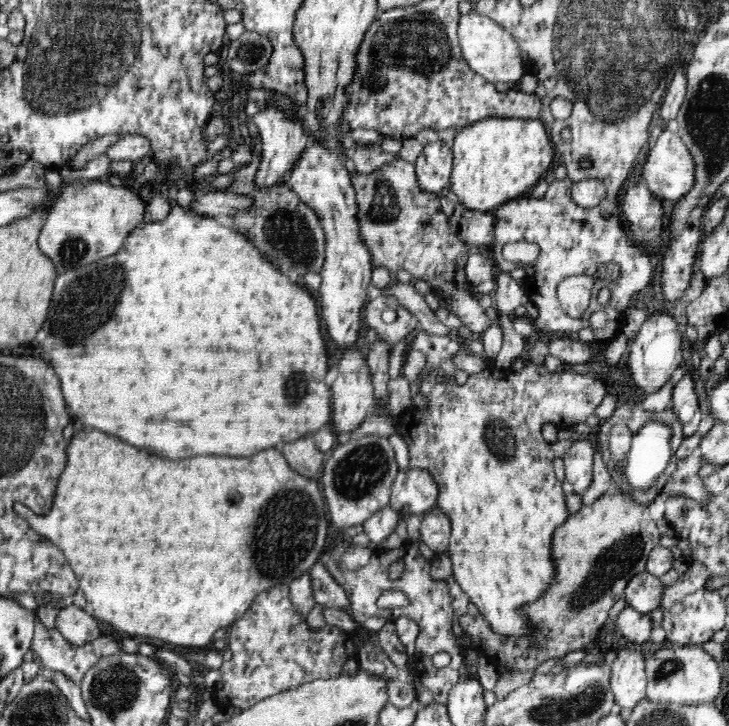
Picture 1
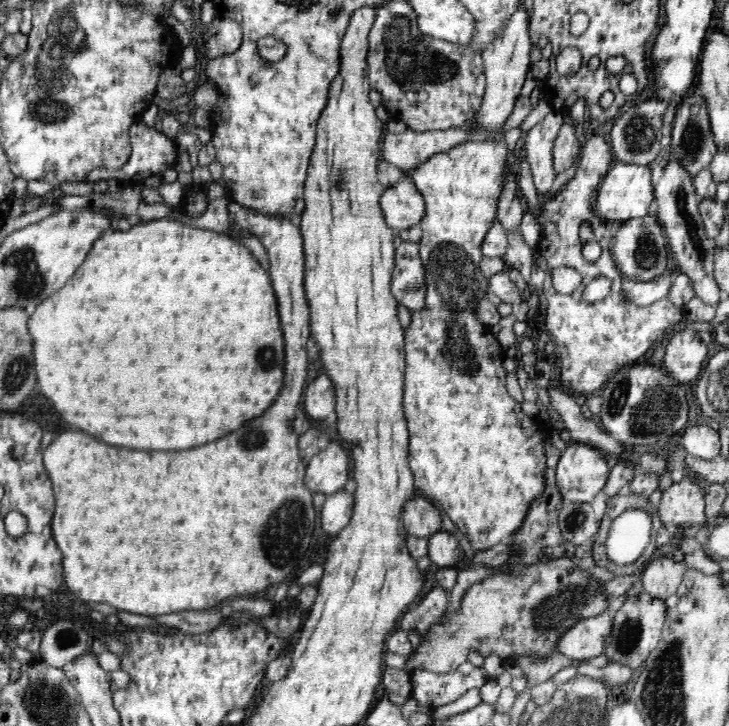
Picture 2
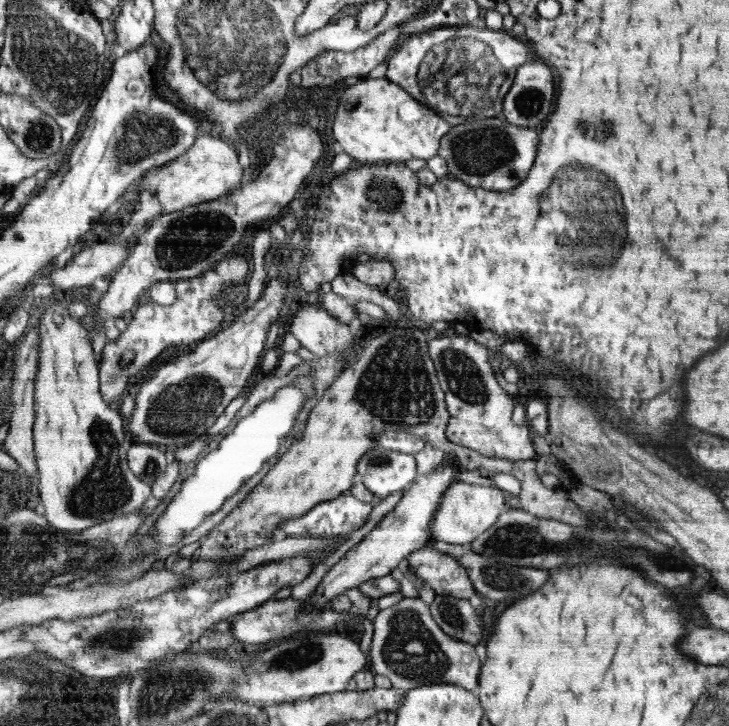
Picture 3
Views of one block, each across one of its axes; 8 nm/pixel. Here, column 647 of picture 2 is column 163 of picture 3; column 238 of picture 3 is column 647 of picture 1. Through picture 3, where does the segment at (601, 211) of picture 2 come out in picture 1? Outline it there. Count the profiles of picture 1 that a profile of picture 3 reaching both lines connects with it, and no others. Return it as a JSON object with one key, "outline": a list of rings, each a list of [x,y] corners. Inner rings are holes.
{"outline":[[[667,128],[656,137],[654,148],[651,149],[652,152],[648,152],[650,156],[642,170],[642,174],[646,178],[645,183],[648,184],[647,187],[654,196],[662,200],[678,200],[694,186],[694,160],[675,129]]]}

